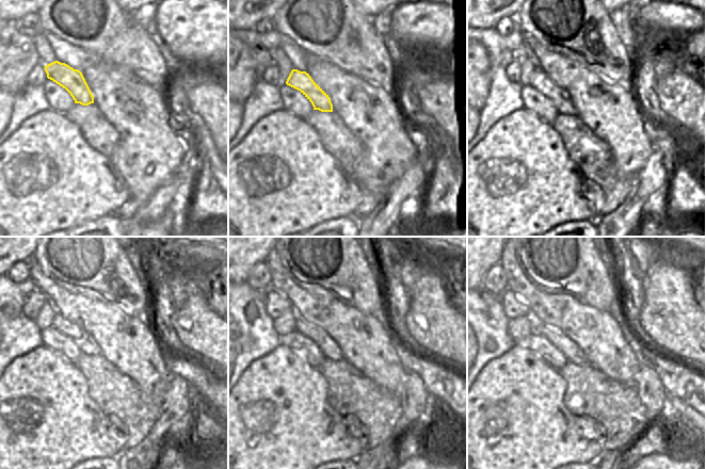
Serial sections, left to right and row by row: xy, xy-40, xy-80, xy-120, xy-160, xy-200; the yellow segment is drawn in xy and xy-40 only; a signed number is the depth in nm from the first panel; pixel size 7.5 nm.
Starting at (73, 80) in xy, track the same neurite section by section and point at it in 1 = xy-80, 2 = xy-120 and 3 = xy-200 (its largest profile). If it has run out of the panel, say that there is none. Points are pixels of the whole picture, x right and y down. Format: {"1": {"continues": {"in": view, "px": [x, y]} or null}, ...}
{"1": {"continues": {"in": "xy-80", "px": [559, 97]}}, "2": {"continues": {"in": "xy-120", "px": [86, 344]}}, "3": {"continues": {"in": "xy-200", "px": [572, 352]}}}

